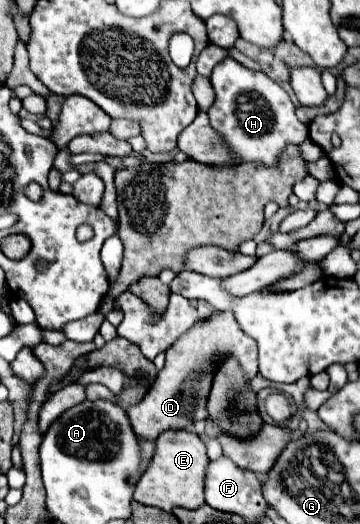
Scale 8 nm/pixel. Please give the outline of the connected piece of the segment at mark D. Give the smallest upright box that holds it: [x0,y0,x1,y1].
[126,312,258,440]

